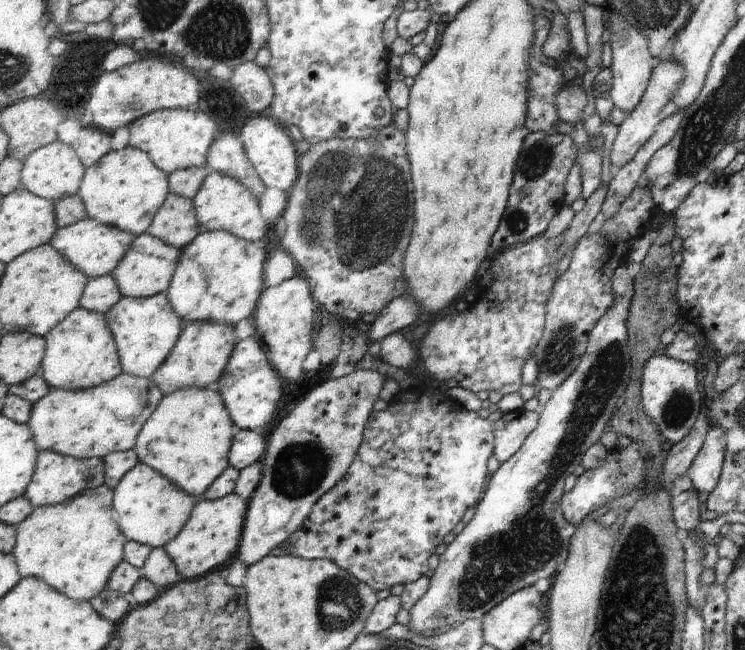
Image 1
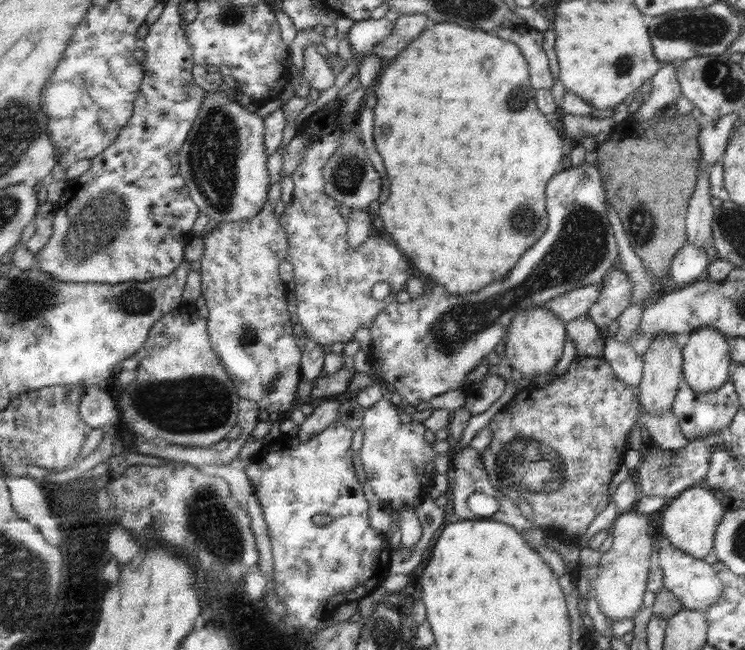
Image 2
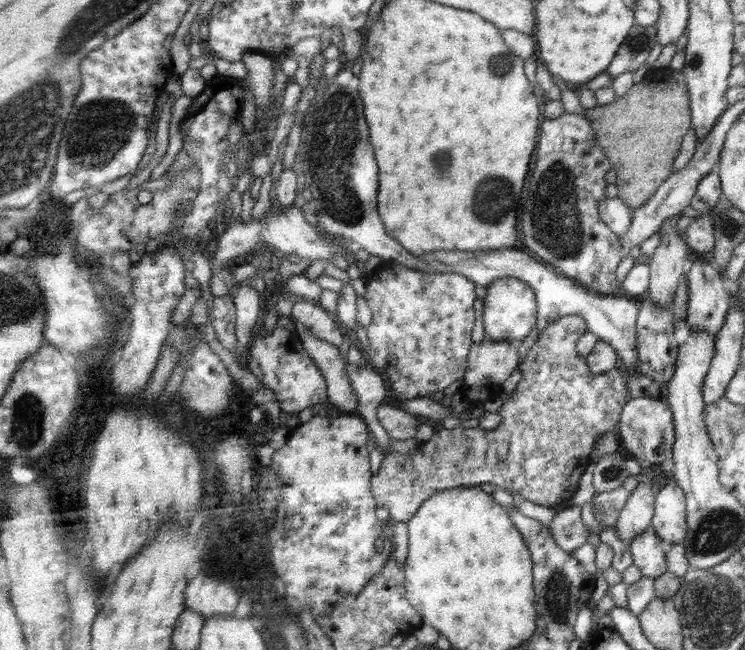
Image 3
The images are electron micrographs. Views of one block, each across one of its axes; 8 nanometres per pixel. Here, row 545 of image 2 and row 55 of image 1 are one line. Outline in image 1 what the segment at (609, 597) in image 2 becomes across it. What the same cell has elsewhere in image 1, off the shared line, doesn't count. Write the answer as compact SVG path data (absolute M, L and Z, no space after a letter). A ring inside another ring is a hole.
M606 9L604 11L603 26L611 29L608 41L611 48L612 62L608 70L612 78L608 99L613 107L624 113L631 113L645 93L650 73L652 72L651 64L649 63L651 56L647 51L647 42L639 32L630 28L618 13L607 12Z

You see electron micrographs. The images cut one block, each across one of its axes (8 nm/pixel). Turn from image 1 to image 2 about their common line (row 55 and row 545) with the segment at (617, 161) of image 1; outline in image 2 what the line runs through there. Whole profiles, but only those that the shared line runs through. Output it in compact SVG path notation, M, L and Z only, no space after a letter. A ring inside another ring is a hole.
M663 543L657 552L657 563L662 572L662 584L679 602L683 609L697 610L703 613L719 596L721 596L721 581L717 578L710 564L703 559L695 559L683 552L673 549Z

